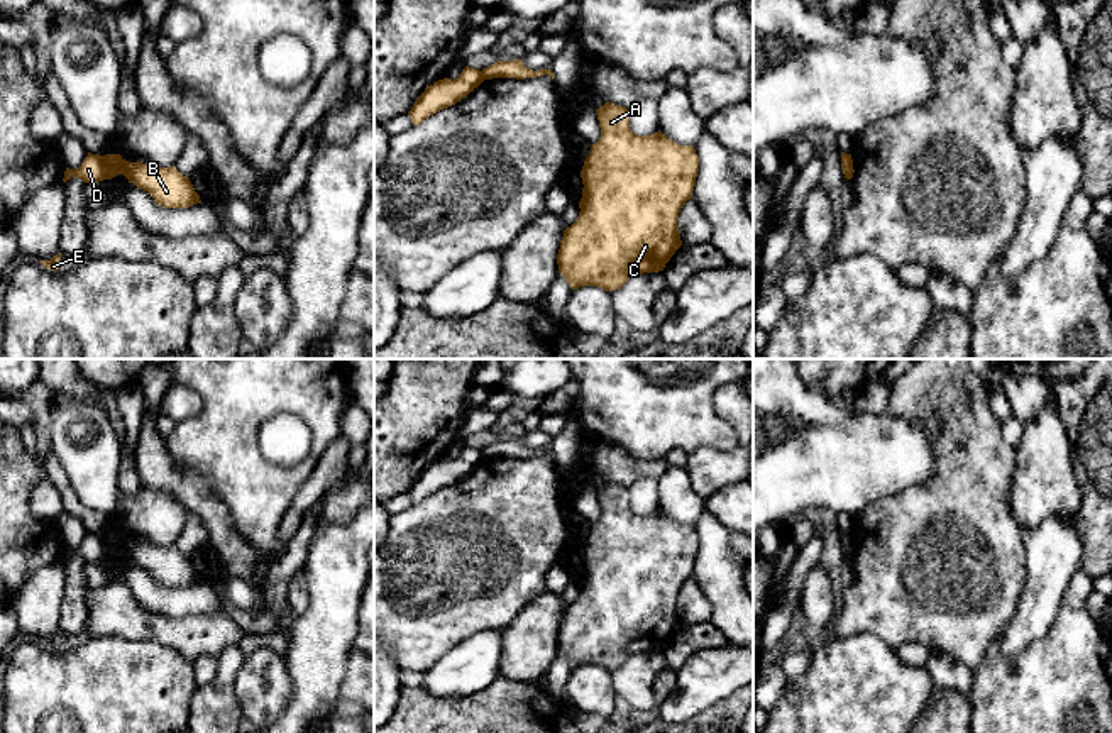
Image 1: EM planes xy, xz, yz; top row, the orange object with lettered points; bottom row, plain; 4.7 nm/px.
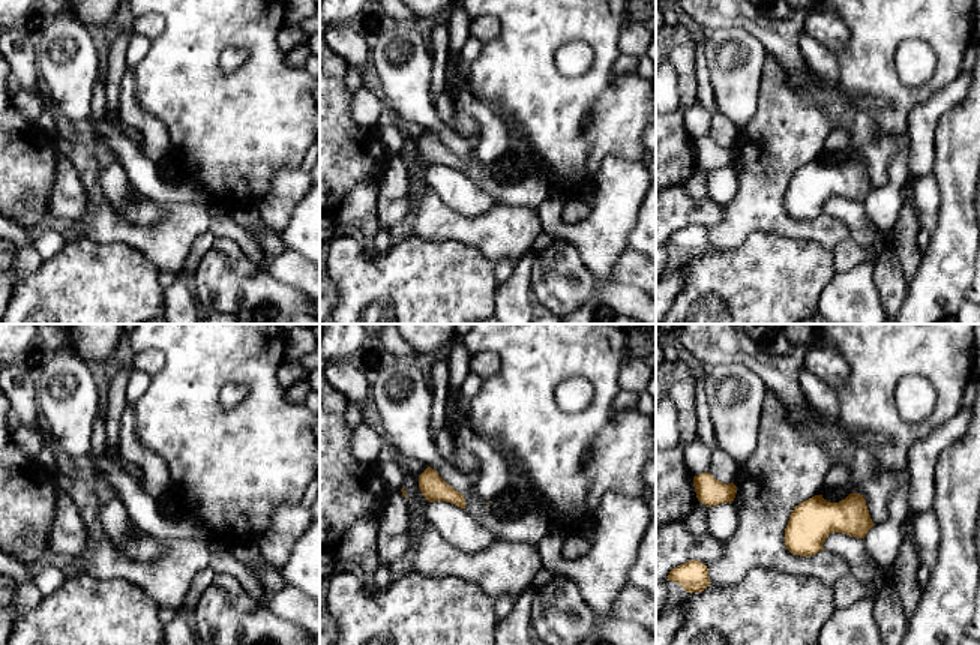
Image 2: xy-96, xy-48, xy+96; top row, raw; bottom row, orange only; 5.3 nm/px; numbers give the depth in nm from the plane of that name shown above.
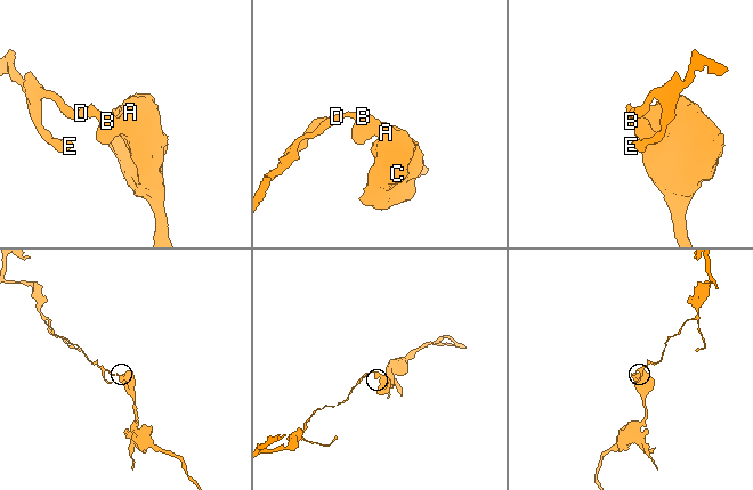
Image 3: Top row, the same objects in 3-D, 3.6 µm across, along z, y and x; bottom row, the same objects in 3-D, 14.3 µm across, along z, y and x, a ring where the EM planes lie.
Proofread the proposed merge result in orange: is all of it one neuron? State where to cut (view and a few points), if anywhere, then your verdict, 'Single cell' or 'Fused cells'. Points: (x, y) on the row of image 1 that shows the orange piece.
Split along xy (102, 156), (107, 178). Fused cells

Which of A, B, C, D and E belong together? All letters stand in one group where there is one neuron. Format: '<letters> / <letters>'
A B C / D E

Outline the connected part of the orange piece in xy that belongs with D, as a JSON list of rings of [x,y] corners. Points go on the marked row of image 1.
[[[88,152],[80,168],[66,168],[63,181],[66,183],[74,176],[83,179],[85,183],[98,183],[107,179],[103,156]]]

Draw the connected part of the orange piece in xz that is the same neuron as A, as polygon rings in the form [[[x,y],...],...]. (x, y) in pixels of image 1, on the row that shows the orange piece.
[[[606,102],[596,108],[596,115],[601,137],[584,161],[581,212],[564,230],[557,264],[572,289],[597,286],[613,291],[631,276],[663,271],[682,245],[677,218],[692,198],[699,157],[692,146],[680,146],[660,130],[633,134],[626,107]]]

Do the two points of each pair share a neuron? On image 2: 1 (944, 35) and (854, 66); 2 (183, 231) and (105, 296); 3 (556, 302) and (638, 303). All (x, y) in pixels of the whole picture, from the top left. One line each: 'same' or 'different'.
1: same
2: different
3: same

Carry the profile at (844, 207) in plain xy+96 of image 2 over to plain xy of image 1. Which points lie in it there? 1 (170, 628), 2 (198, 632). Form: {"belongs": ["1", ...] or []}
{"belongs": []}

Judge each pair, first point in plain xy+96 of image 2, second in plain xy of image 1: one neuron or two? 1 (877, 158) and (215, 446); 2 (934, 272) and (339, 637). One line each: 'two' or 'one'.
1: two
2: one

